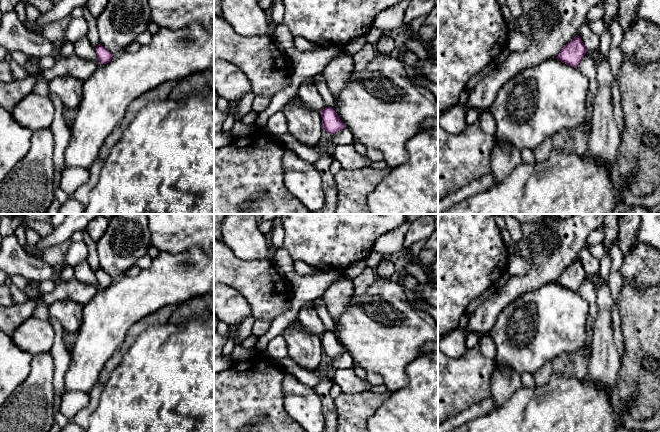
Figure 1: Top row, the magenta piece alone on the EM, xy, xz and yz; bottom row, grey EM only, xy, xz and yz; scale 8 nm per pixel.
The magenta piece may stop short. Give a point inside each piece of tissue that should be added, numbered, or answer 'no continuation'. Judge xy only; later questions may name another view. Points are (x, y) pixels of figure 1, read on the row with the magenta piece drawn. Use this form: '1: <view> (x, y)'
1: xy (121, 21)

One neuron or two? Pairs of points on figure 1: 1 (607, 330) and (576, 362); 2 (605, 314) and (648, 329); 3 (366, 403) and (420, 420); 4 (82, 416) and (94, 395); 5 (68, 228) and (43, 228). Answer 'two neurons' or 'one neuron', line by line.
1: two neurons
2: two neurons
3: two neurons
4: one neuron
5: two neurons

